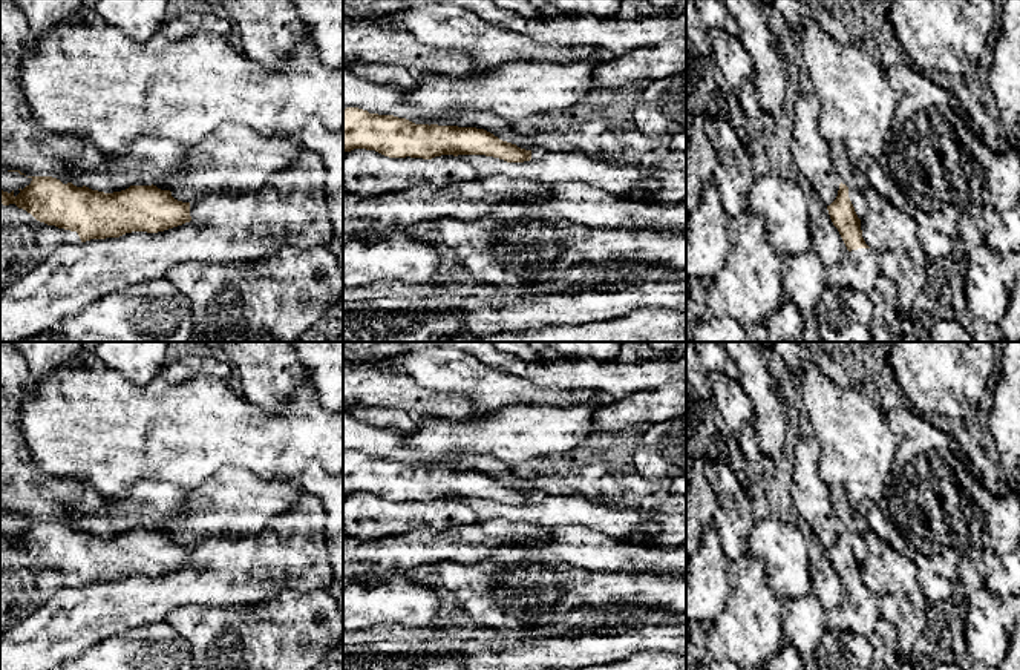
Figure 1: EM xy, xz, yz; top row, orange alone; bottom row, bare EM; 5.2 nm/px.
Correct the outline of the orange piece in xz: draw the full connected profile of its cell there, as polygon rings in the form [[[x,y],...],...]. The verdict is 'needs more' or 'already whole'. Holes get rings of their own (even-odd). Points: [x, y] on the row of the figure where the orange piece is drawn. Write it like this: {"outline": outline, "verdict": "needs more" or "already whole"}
{"outline": [[[343,109],[343,150],[375,150],[389,158],[432,159],[441,155],[485,155],[507,163],[531,159],[531,150],[518,147],[476,127],[415,124],[394,115]]], "verdict": "already whole"}

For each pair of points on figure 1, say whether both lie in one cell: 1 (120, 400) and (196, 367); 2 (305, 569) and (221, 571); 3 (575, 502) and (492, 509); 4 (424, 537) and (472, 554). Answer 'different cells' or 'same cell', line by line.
1: different cells
2: same cell
3: same cell
4: same cell

